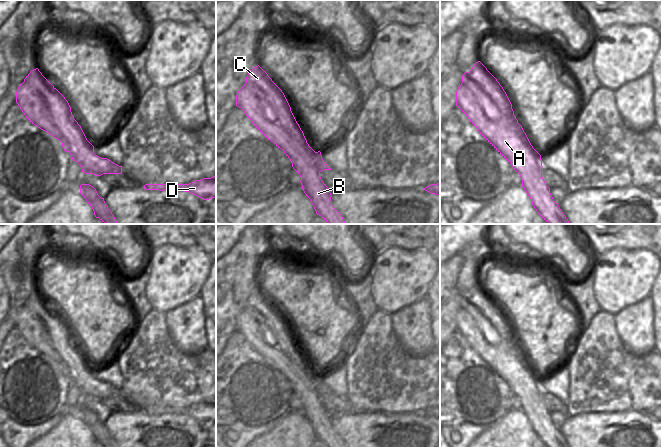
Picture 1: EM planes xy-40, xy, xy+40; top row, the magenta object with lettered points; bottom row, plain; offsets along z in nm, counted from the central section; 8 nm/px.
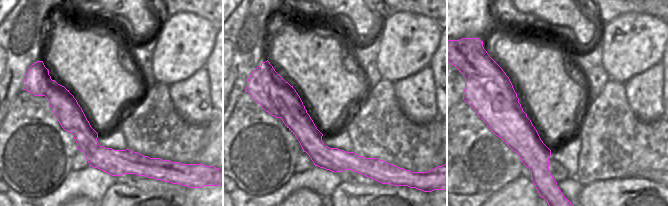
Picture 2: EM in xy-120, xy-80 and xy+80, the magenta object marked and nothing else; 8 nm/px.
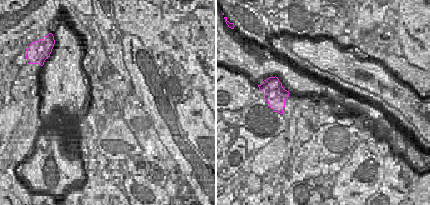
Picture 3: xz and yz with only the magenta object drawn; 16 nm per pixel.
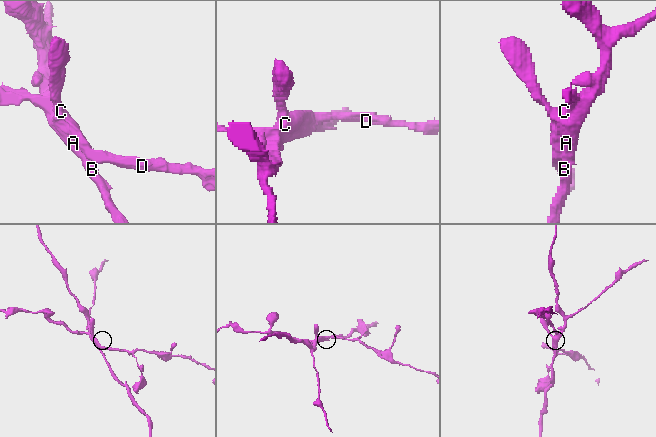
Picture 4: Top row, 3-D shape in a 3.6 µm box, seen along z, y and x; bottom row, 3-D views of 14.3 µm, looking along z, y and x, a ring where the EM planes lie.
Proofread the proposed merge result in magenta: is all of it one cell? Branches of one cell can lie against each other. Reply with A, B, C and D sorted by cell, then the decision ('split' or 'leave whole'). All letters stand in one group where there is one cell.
A B / C D | split

